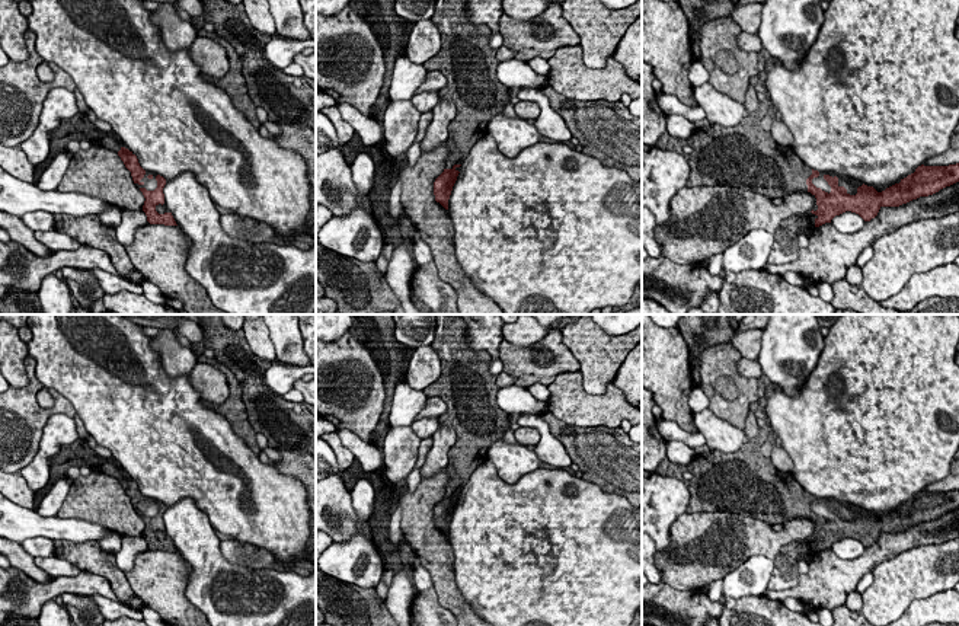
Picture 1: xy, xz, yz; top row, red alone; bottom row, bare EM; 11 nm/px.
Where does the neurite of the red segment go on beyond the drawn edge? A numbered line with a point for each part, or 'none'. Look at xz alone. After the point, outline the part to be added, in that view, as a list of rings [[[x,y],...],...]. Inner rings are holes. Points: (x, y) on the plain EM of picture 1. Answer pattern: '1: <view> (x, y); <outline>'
1: xz (469, 390); [[[437,314],[431,346],[439,357],[441,376],[422,392],[428,397],[444,400],[447,411],[438,416],[438,422],[455,431],[455,443],[448,451],[445,486],[445,495],[453,495],[486,461],[474,459],[511,428],[509,413],[496,403],[499,386],[496,376],[489,371],[490,355],[467,346],[461,317]]]

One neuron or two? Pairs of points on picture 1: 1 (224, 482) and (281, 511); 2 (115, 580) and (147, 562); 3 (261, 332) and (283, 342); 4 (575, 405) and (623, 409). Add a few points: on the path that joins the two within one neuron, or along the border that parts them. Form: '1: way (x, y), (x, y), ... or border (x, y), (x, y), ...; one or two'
1: way (237, 500), (242, 511), (252, 514), (264, 511); one
2: border (124, 574), (136, 594); two
3: border (268, 329), (277, 358); two
4: way (587, 409), (611, 409); one

